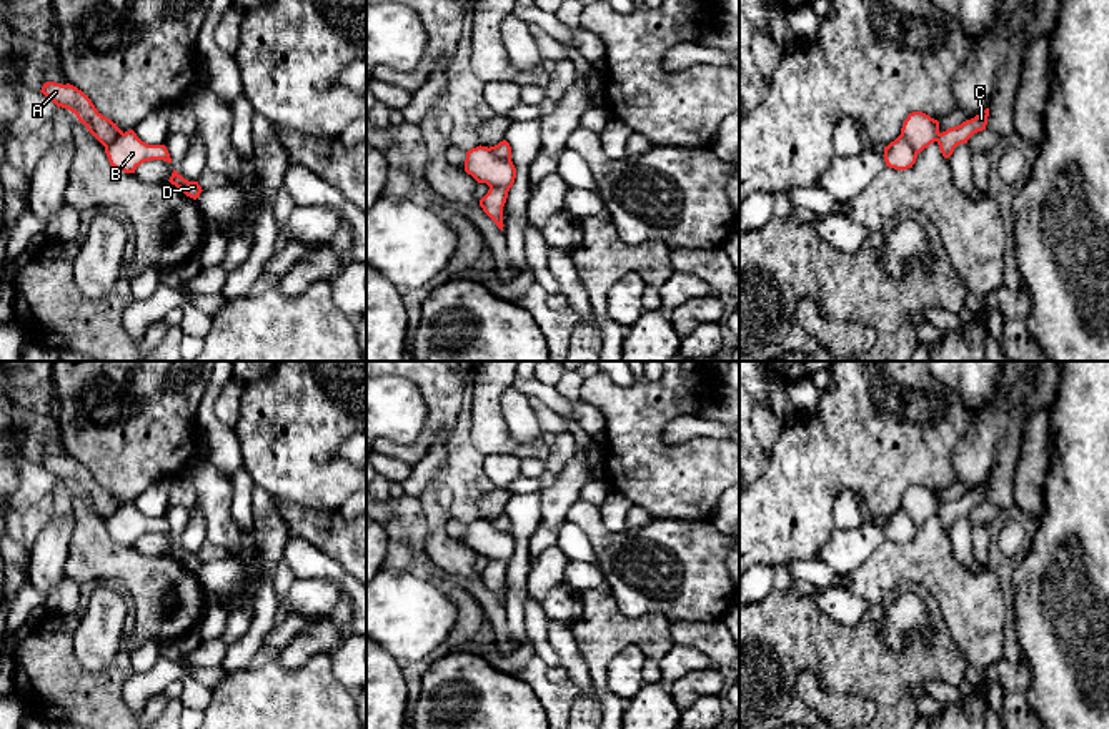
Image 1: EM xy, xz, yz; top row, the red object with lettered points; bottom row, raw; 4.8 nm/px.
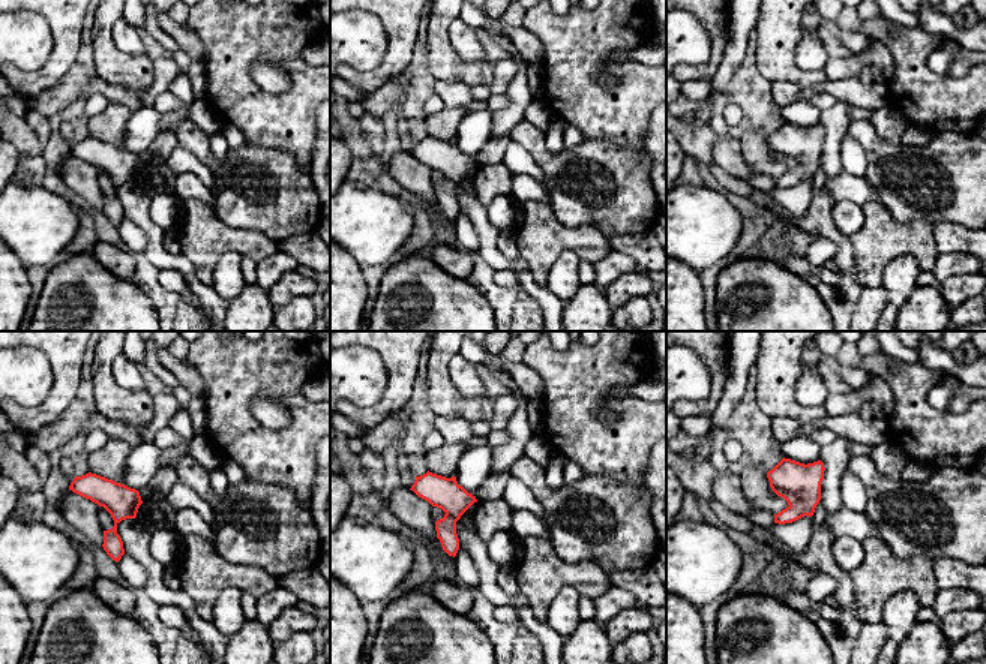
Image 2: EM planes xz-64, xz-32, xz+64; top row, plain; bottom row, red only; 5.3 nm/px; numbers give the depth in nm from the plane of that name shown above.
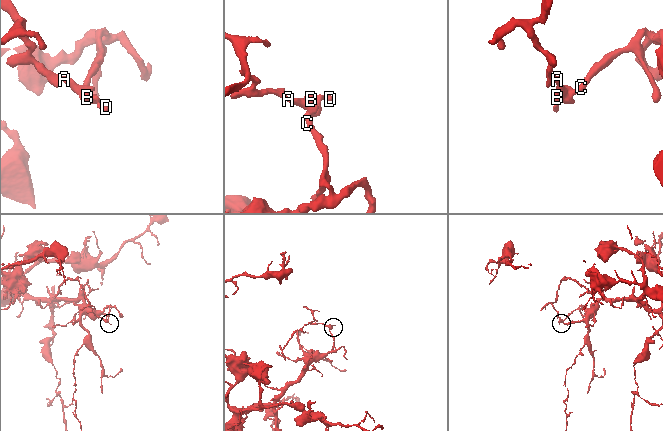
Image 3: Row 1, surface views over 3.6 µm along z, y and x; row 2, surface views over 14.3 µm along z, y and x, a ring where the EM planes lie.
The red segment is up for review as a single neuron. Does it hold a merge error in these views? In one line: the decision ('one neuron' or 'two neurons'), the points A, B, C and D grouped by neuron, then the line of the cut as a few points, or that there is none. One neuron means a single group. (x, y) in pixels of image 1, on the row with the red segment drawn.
two neurons | A / B C D | xz (488, 148), (498, 157), (510, 160)

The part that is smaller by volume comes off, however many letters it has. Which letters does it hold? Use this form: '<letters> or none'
A

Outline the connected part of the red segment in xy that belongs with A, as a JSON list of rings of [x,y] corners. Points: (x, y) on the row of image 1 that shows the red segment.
[[[47,82],[40,90],[58,108],[67,108],[77,115],[78,122],[103,145],[112,145],[123,131],[110,118],[103,117],[92,100],[77,87]]]

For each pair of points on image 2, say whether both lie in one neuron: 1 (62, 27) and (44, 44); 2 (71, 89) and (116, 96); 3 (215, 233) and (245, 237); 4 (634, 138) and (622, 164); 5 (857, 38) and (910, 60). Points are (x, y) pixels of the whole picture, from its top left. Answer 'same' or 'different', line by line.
1: different
2: same
3: same
4: different
5: different

